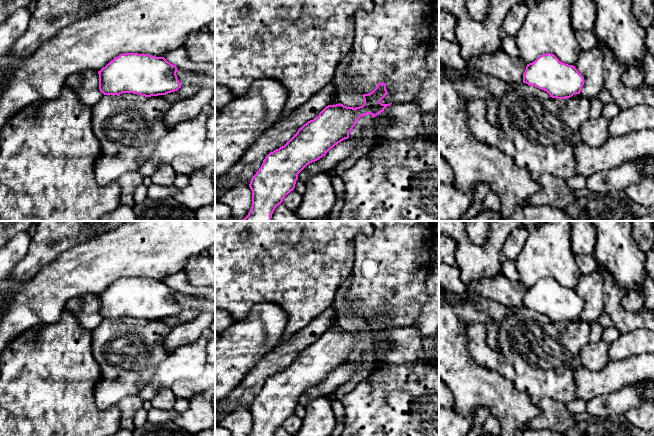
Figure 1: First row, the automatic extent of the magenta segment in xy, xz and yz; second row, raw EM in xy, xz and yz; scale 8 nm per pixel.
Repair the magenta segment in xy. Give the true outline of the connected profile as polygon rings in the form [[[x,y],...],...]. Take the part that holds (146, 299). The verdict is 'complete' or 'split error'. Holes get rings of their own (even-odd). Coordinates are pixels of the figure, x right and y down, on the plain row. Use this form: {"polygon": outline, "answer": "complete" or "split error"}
{"polygon": [[[124,277],[110,285],[99,298],[99,314],[104,319],[133,317],[145,321],[166,319],[177,315],[182,308],[179,306],[177,291],[164,281],[155,281],[148,278]]], "answer": "complete"}

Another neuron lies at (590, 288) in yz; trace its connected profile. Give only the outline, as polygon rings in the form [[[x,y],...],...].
[[[598,271],[581,274],[575,292],[584,301],[580,319],[588,323],[596,322],[605,309],[605,282]]]

